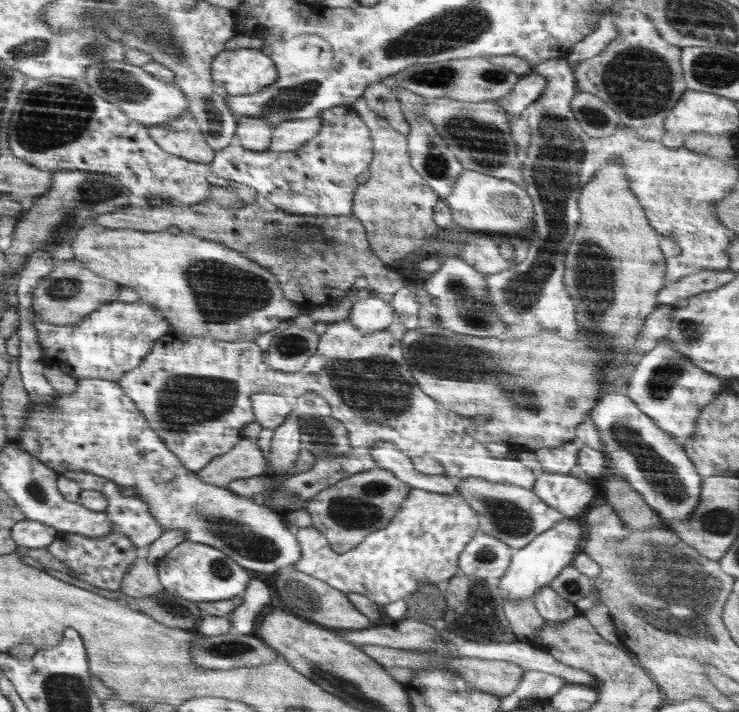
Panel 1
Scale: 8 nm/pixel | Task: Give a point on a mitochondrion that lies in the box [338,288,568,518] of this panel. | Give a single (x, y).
(427, 355)

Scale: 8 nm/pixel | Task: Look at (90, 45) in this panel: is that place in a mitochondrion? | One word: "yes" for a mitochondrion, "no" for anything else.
yes

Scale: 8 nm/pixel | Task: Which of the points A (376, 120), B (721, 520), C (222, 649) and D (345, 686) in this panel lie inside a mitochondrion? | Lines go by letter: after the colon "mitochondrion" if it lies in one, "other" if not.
A: other
B: mitochondrion
C: mitochondrion
D: mitochondrion

